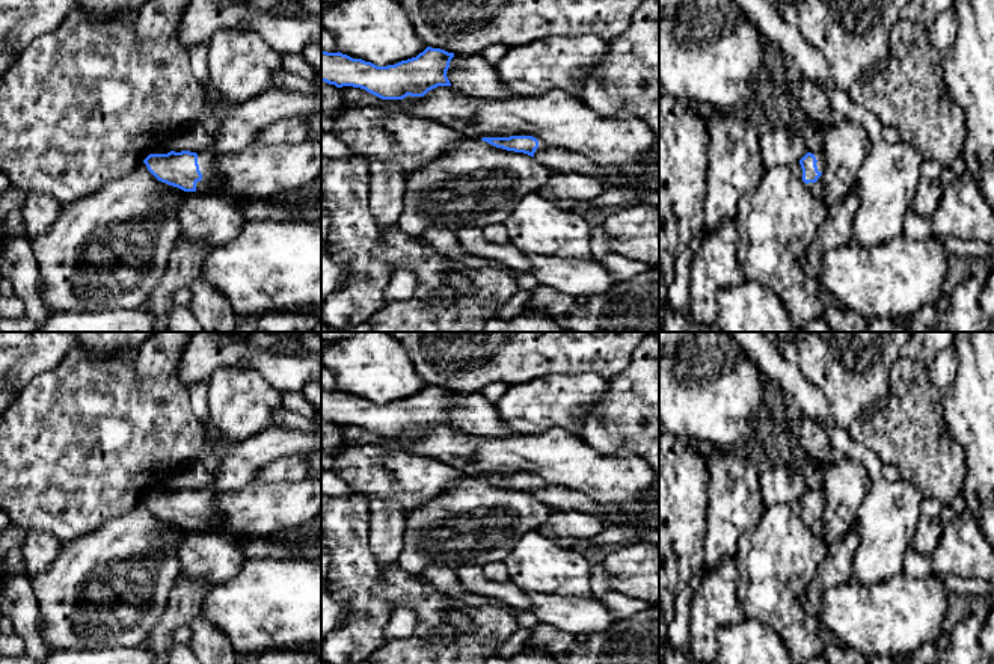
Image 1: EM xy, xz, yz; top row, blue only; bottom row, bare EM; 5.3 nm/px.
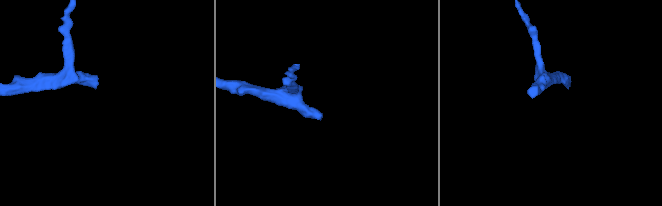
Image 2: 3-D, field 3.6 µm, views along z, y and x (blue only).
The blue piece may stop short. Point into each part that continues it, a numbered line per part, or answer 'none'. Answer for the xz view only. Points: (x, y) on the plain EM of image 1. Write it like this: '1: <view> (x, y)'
1: xz (555, 497)

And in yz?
1: yz (818, 525)

